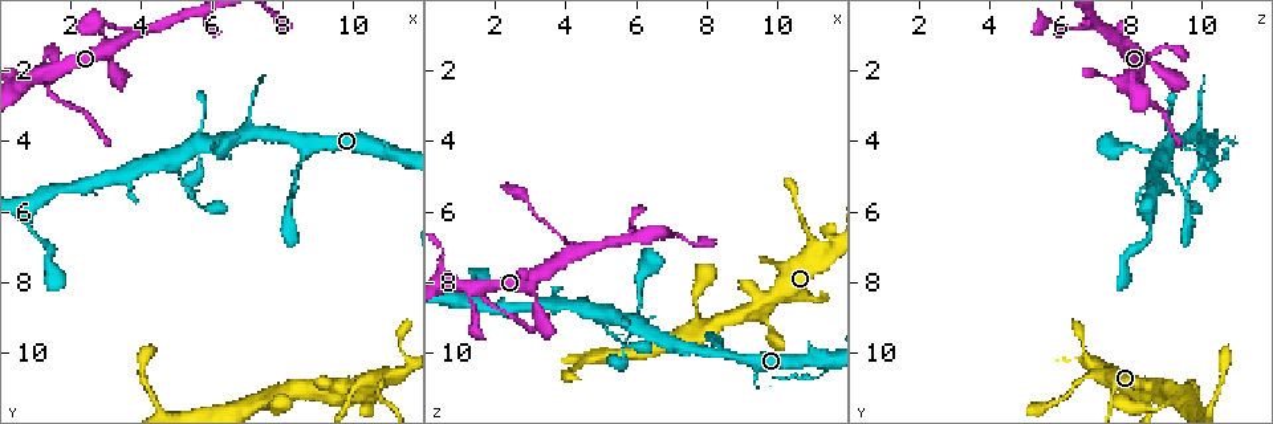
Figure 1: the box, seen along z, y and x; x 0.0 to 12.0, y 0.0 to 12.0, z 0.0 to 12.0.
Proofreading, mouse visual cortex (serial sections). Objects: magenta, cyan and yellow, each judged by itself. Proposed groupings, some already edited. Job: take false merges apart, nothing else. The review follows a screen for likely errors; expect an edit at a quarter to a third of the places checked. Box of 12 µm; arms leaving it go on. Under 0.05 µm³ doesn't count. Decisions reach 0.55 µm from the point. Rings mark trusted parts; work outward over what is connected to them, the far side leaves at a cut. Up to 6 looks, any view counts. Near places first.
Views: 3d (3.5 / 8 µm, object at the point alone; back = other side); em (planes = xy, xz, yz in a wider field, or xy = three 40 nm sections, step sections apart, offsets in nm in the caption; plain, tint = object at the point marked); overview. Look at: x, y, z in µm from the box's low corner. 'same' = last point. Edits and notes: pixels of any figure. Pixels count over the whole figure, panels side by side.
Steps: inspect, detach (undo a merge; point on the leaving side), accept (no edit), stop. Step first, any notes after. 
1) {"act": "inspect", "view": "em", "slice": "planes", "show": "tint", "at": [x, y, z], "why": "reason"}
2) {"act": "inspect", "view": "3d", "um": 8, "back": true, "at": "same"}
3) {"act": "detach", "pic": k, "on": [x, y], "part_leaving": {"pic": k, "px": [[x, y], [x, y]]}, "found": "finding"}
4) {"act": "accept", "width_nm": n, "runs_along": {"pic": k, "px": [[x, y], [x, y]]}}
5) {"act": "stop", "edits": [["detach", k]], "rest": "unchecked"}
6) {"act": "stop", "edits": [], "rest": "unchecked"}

{"act": "inspect", "view": "3d", "um": 3.5, "at": [8.8, 4.1, 10.2]}

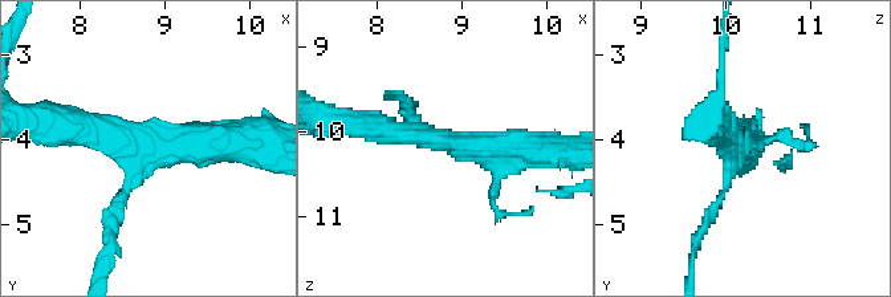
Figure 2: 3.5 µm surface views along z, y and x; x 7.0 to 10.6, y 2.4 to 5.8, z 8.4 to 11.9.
{"act": "inspect", "view": "em", "slice": "xy", "step": 3, "show": "tint", "at": [8.80, 4.05, 10.10], "why": "now the EM"}

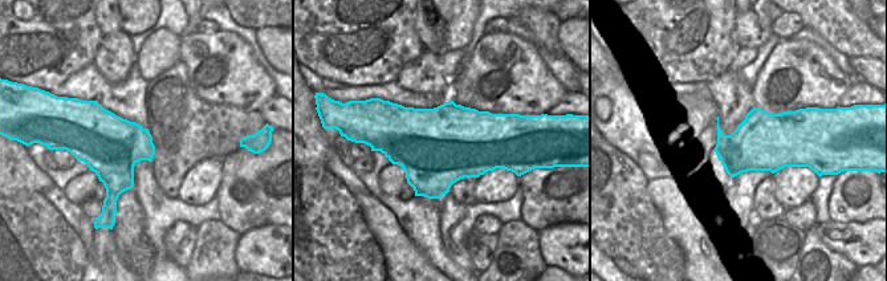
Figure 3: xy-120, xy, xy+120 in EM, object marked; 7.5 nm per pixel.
{"act": "inspect", "view": "em", "slice": "xy", "step": 1, "show": "tint", "at": "same", "why": "another direction"}

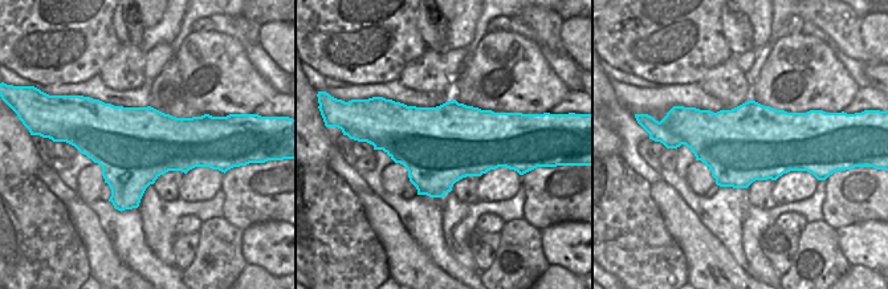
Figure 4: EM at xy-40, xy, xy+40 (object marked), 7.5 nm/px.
{"act": "accept", "arms": 3, "arm_widths_nm": [100, 300, 400], "runs_along": {"pic": 2, "px": [[532, 150], [458, 146], [365, 122]]}, "found": "all the same cell"}

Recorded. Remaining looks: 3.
{"act": "inspect", "view": "3d", "um": 3.5, "at": [1.4, 2.4, 8.2], "why": "four-way junction"}

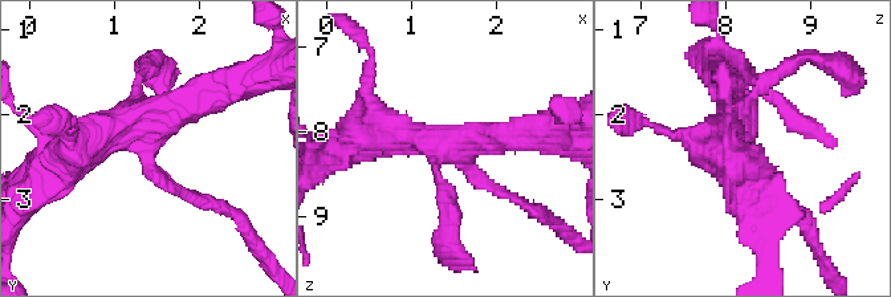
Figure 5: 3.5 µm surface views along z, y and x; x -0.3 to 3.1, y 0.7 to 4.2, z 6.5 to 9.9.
{"act": "inspect", "view": "em", "slice": "xy", "step": 5, "show": "tint", "at": "same"}

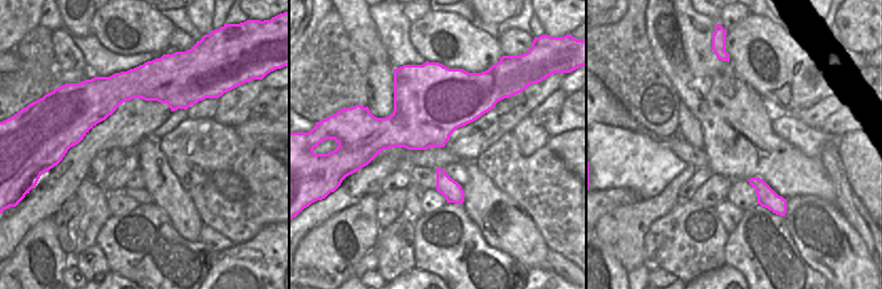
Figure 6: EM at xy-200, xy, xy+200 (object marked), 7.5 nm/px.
{"act": "accept", "runs_along": {"pic": 5, "px": [[731, 89], [751, 174], [785, 199]]}, "found": "all the same cell"}

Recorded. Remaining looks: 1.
{"act": "stop", "edits": [], "rest": "unchecked"}

